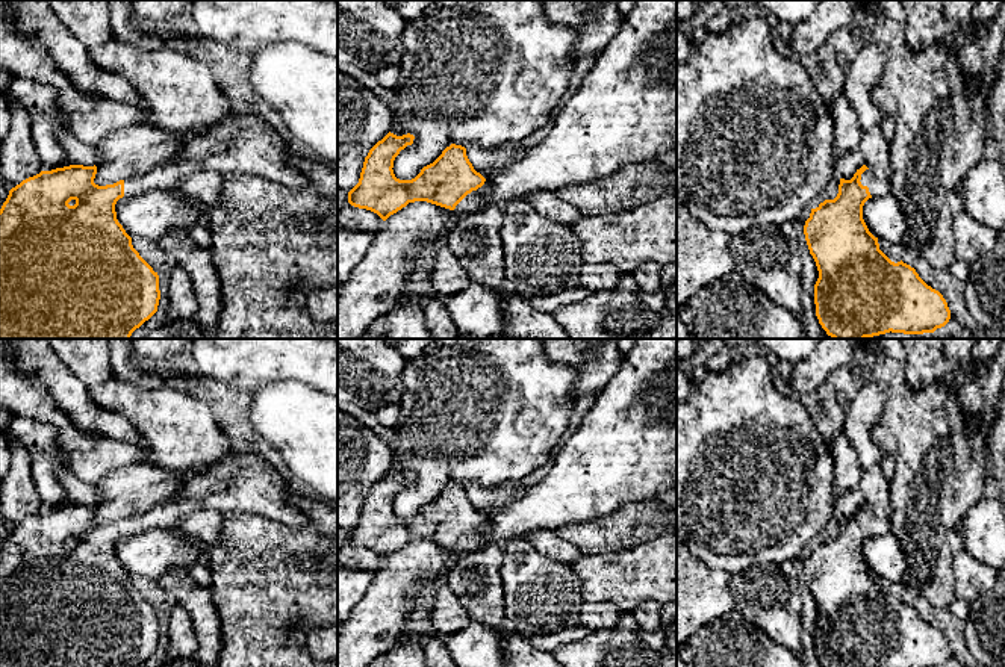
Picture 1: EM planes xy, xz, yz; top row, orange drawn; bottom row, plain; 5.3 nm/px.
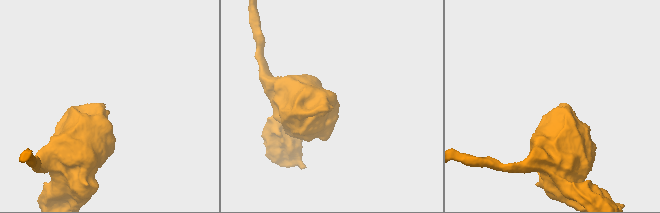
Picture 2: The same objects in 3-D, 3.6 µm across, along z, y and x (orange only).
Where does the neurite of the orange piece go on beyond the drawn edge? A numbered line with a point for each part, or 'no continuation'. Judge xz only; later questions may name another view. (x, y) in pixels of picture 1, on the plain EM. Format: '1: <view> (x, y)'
1: xz (472, 540)

